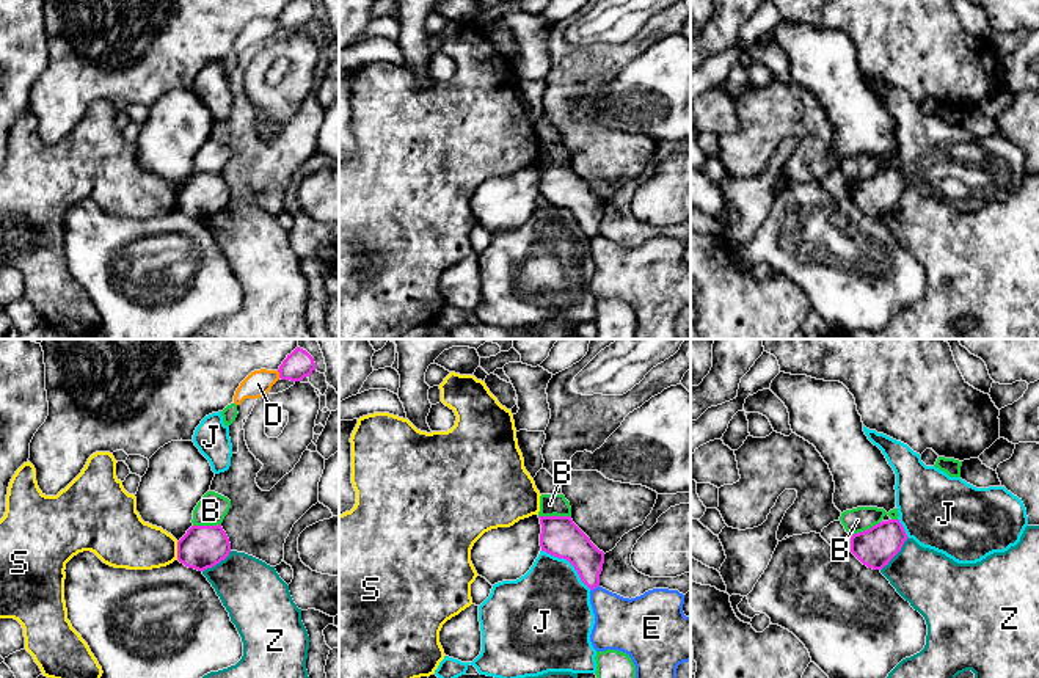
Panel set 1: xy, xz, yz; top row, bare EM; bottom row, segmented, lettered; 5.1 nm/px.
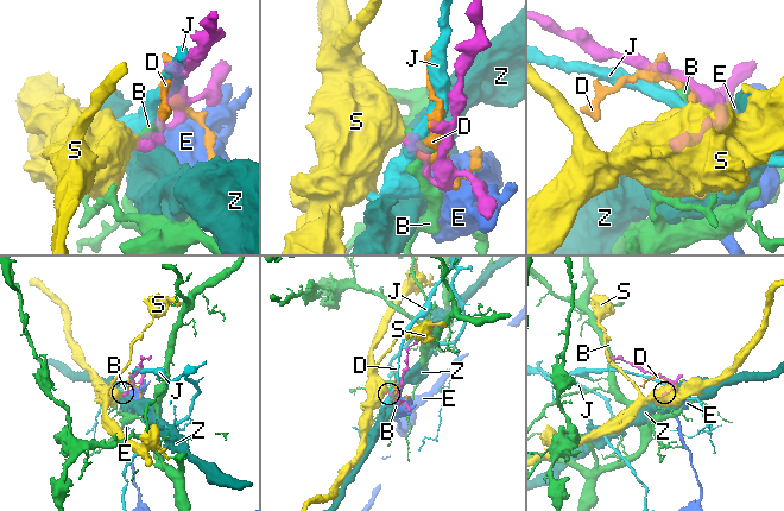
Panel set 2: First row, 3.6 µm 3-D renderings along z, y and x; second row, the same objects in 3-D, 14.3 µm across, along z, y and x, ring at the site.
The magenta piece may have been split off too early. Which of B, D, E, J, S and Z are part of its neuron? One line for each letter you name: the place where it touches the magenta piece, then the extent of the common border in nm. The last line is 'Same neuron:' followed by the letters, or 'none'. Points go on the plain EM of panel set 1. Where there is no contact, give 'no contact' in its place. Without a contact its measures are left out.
Same neuron: none

